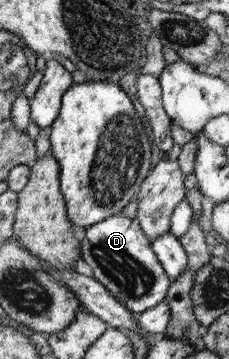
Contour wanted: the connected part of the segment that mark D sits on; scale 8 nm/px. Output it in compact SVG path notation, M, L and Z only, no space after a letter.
M114 214L94 223L86 229L80 247L81 259L92 269L92 278L113 294L126 311L142 313L165 300L171 279L156 259L136 218Z

